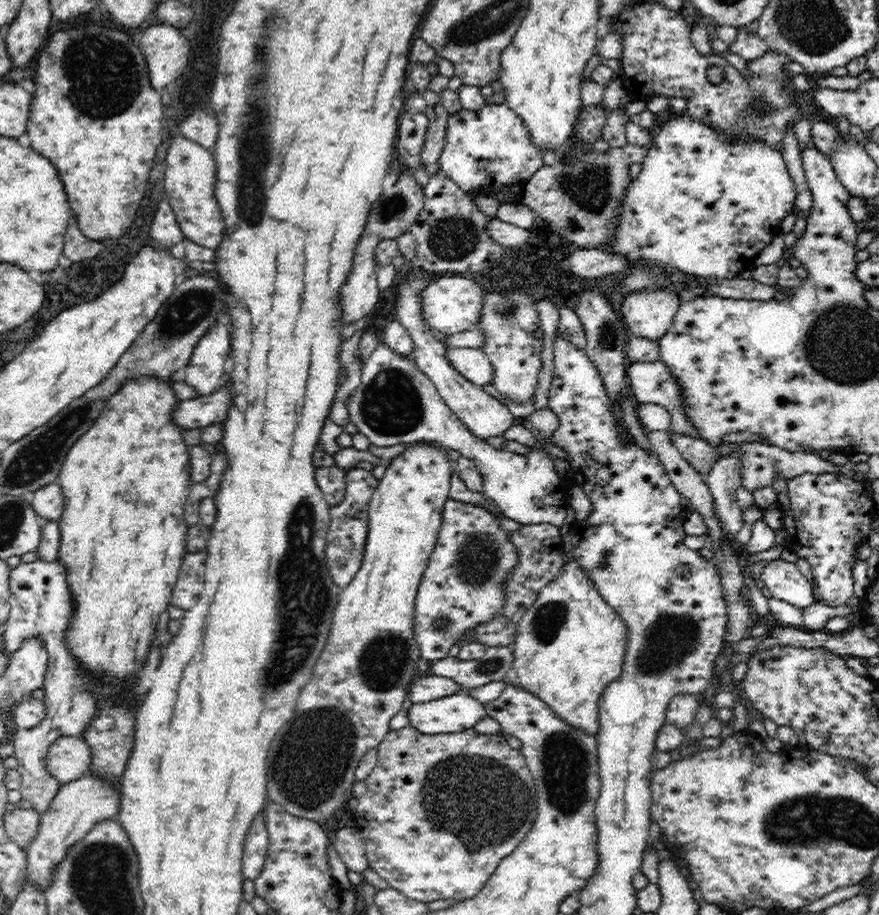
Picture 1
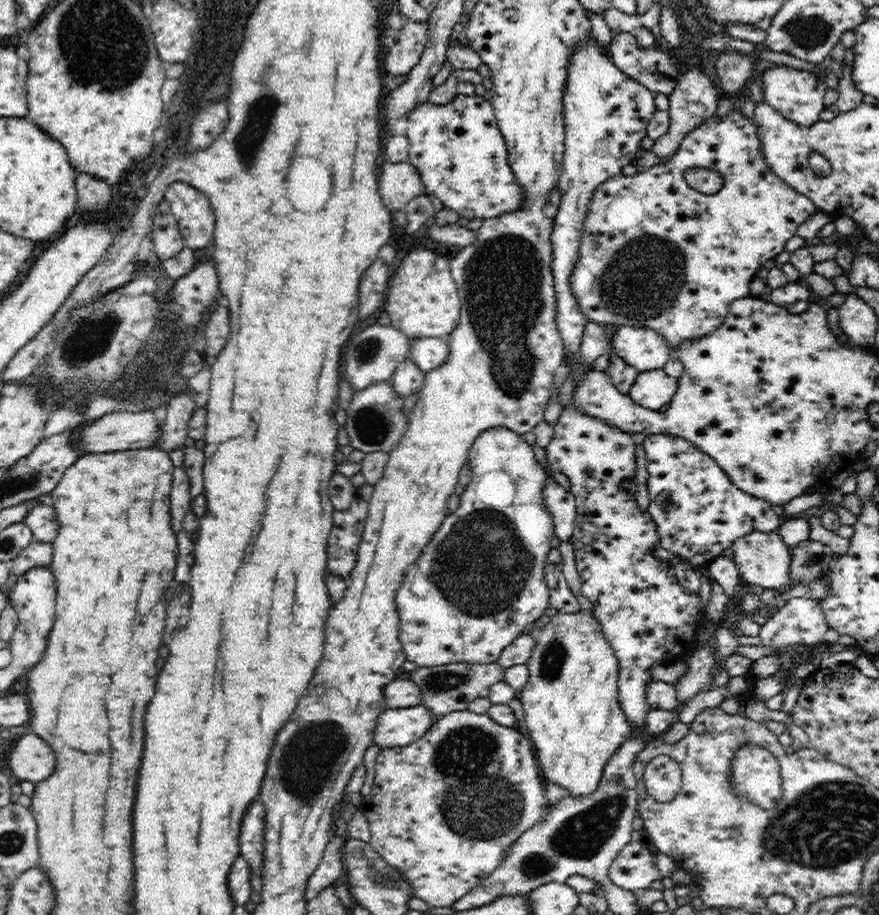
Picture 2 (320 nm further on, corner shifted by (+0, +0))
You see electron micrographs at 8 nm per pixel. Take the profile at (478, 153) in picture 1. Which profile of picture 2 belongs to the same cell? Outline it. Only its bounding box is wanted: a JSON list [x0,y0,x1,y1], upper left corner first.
[406,94,524,221]

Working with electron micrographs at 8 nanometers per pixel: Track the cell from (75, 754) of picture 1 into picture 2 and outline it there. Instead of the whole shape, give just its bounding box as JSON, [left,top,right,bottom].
[11,732,56,783]

